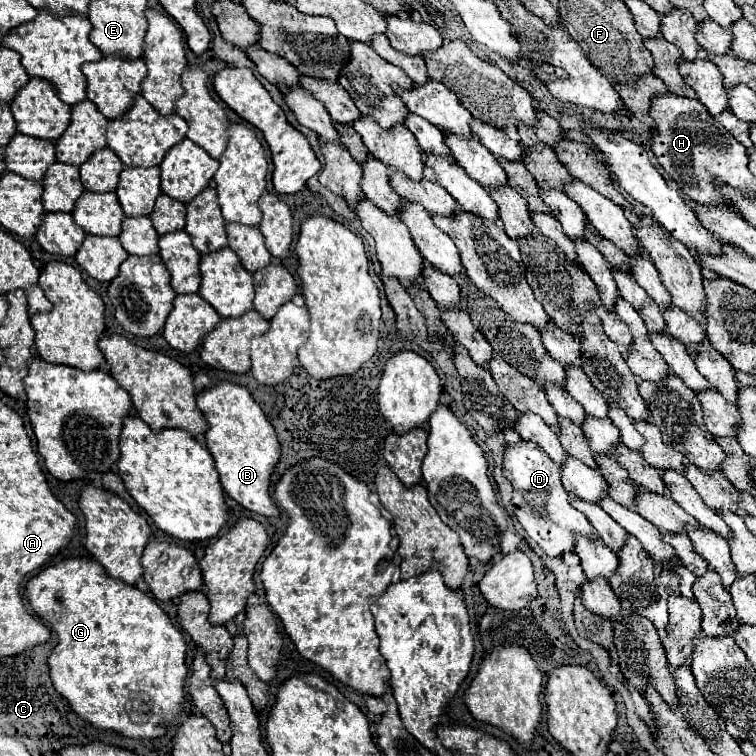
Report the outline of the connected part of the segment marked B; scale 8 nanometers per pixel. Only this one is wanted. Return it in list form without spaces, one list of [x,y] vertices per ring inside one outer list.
[[[229,380],[203,388],[197,394],[197,406],[209,424],[209,430],[205,432],[205,446],[213,454],[225,492],[247,510],[263,516],[279,516],[269,494],[269,484],[281,450],[275,428],[269,424],[261,406],[251,398],[245,386],[237,386]]]

